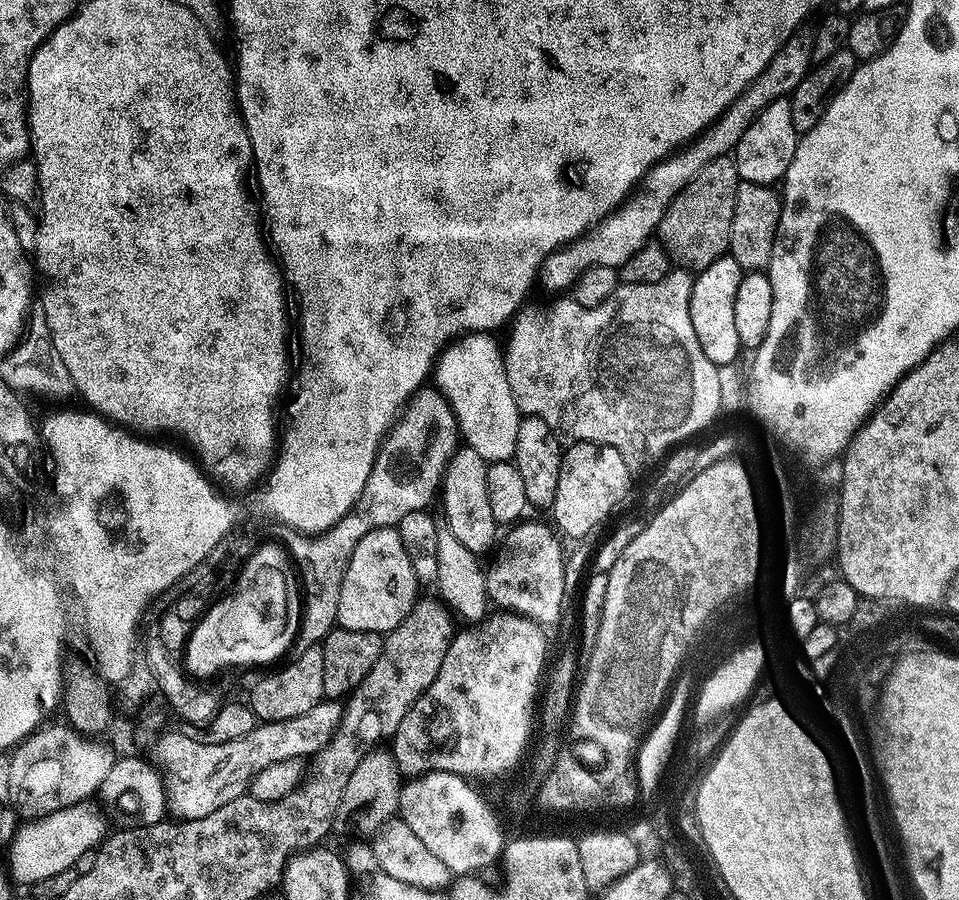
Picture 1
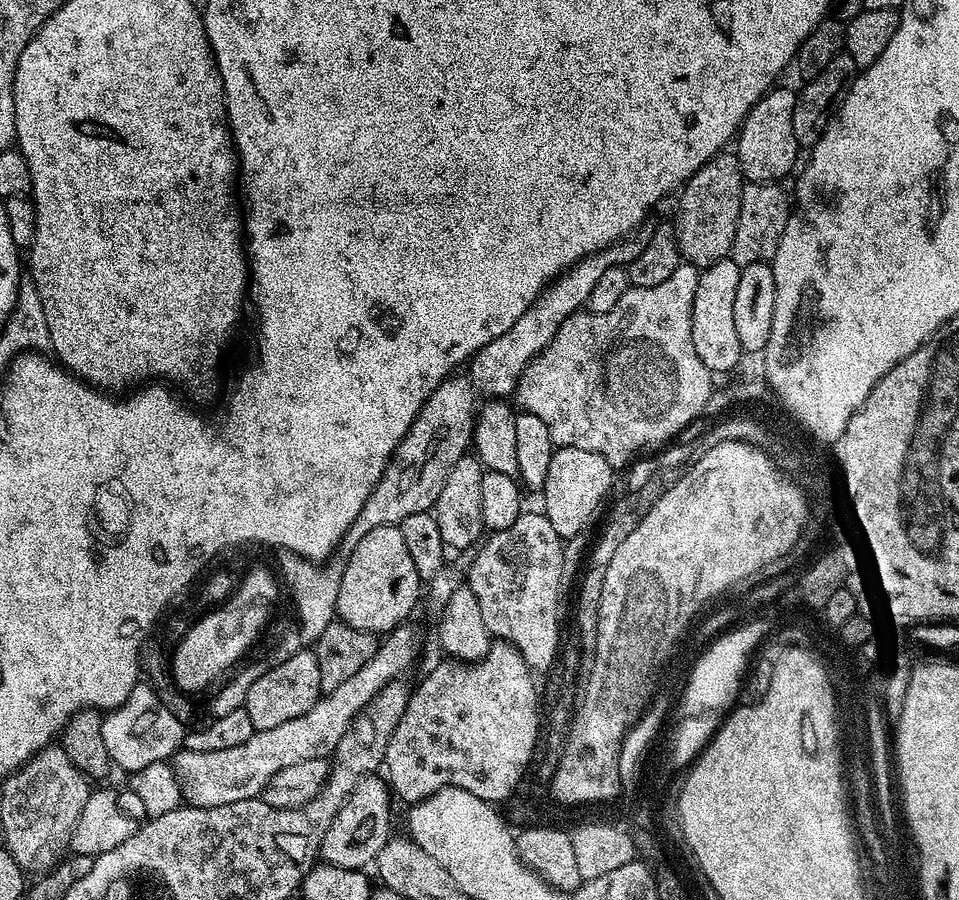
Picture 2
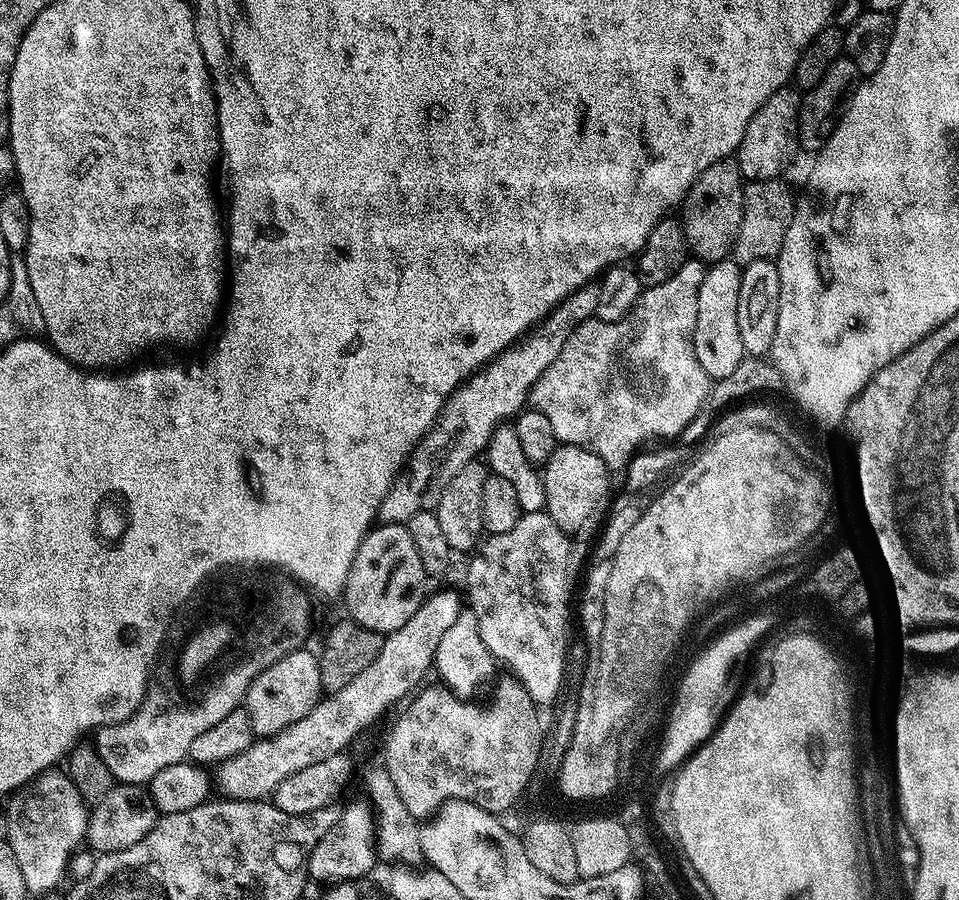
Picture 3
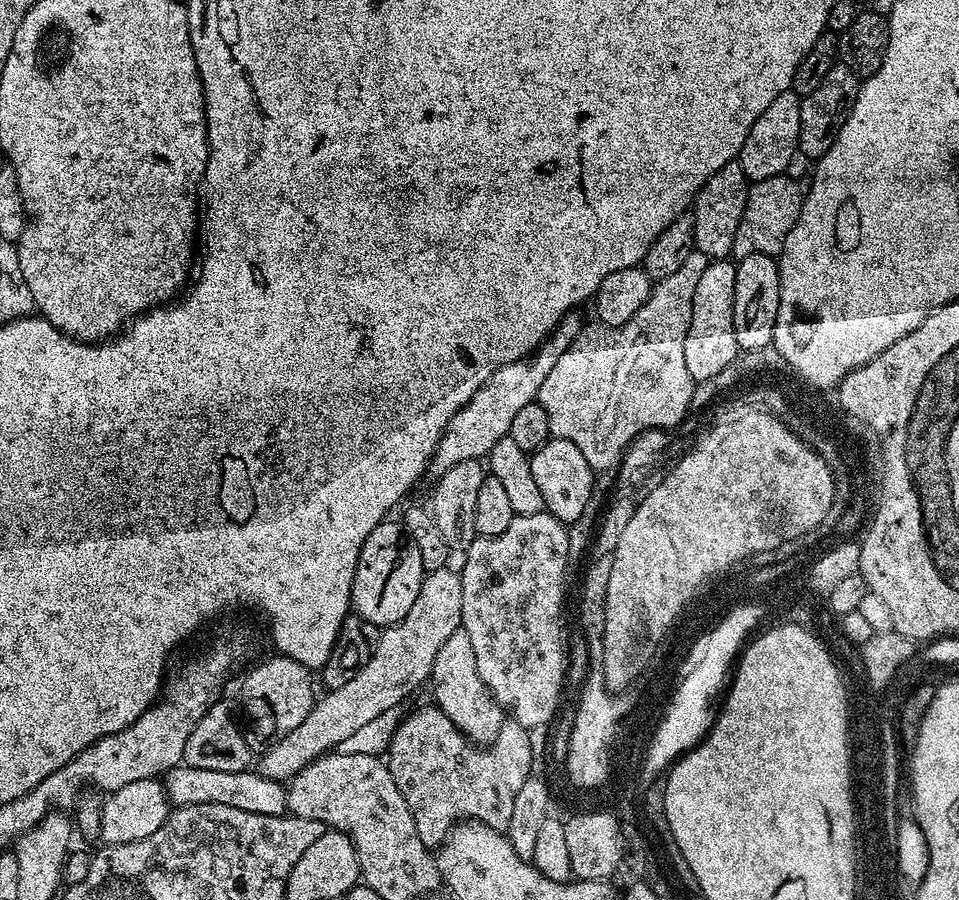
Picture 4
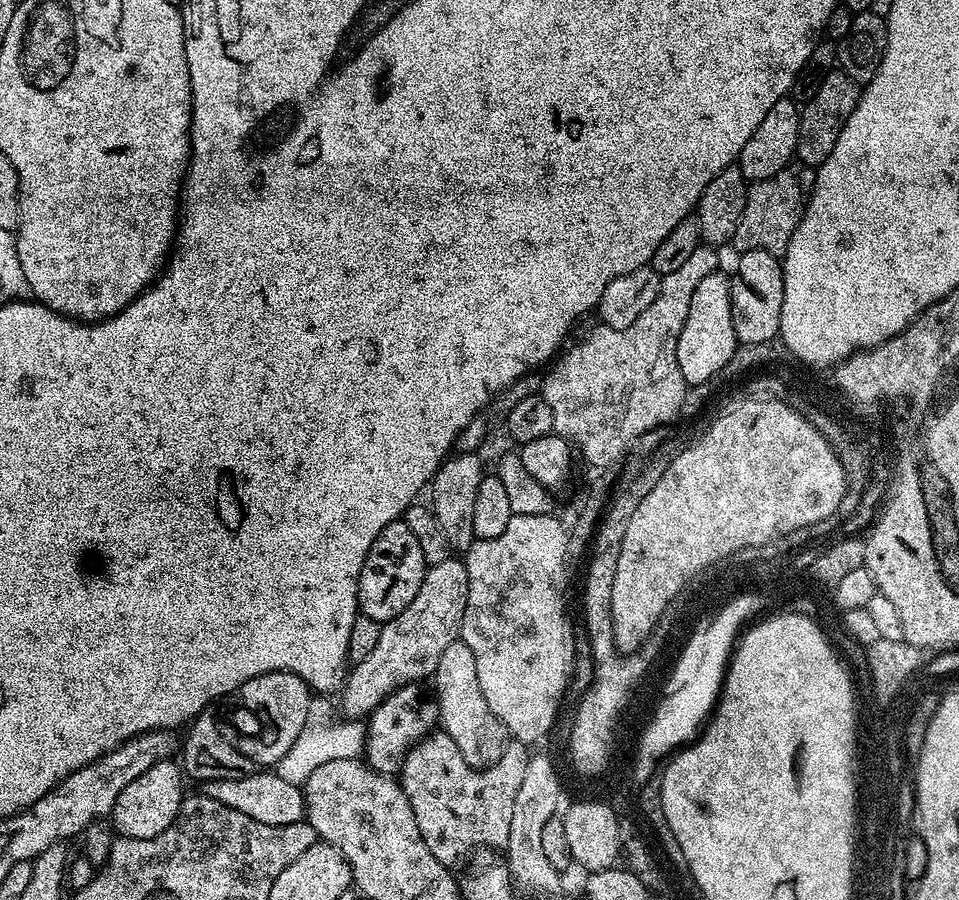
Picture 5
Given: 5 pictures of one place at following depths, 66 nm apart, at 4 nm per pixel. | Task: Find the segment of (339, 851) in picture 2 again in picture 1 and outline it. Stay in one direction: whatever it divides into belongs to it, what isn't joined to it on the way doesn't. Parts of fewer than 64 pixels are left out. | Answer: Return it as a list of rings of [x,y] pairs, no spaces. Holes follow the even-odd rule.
[[[373,750],[358,764],[342,790],[342,802],[338,802],[336,819],[332,821],[332,832],[340,836],[375,837],[380,827],[397,815],[400,806],[402,780],[391,753]]]

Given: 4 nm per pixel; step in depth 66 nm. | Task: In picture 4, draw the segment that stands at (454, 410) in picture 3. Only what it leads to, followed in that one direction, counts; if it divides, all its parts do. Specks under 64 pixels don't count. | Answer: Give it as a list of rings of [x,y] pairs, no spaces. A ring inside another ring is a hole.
[[[576,310],[567,312],[557,322],[555,330],[541,342],[539,348],[531,356],[494,370],[492,377],[478,390],[478,394],[474,394],[474,398],[470,398],[470,402],[466,402],[466,406],[462,406],[462,410],[458,410],[458,414],[450,418],[438,442],[436,452],[432,456],[430,472],[433,477],[438,478],[446,474],[446,470],[450,470],[450,466],[458,466],[458,462],[487,457],[494,442],[508,435],[510,422],[514,422],[515,416],[525,406],[537,403],[542,390],[542,382],[546,382],[558,358],[562,358],[562,354],[570,350],[574,338],[578,338],[578,334],[586,326],[585,321],[580,321],[580,314]]]

